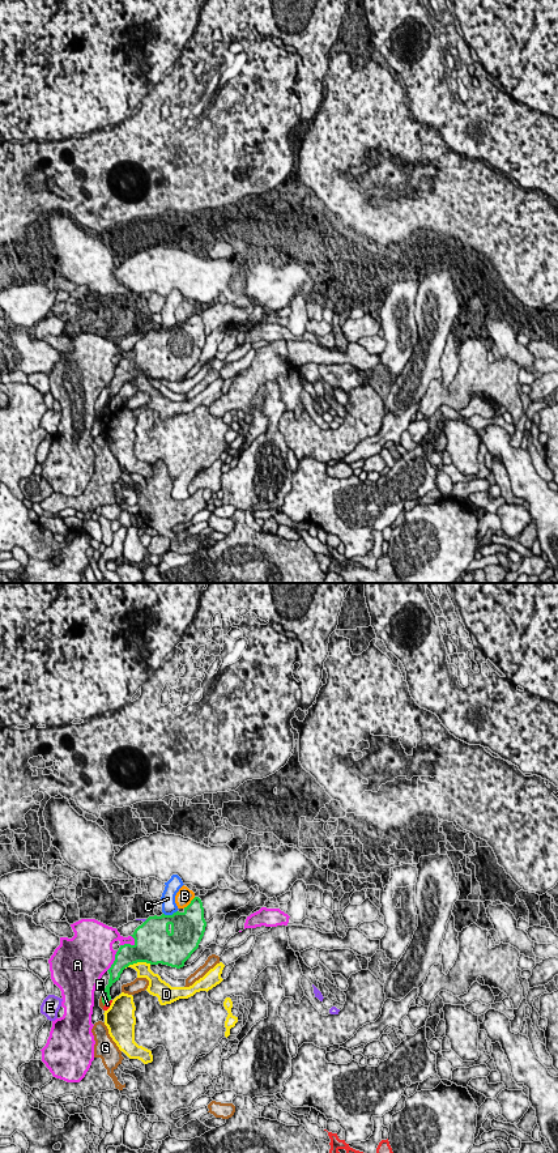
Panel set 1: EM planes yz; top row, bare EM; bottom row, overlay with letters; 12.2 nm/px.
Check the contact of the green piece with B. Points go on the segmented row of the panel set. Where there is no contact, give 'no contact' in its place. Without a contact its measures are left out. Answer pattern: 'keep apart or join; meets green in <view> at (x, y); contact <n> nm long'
keep apart; meets green in yz at (190, 903); contact 200 nm long

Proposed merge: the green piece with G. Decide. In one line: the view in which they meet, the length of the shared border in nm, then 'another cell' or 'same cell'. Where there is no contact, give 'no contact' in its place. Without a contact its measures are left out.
contact in yz; length 130 nm; another cell

